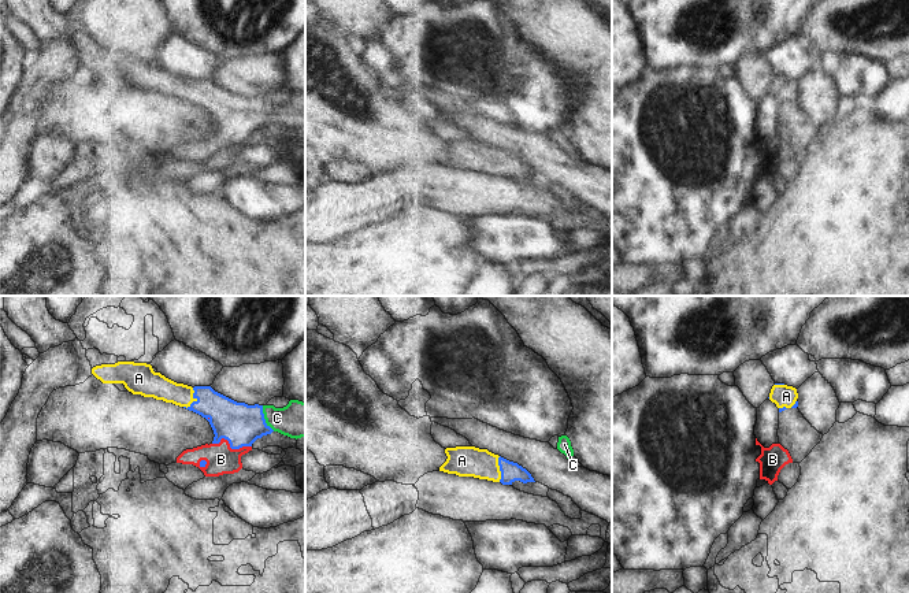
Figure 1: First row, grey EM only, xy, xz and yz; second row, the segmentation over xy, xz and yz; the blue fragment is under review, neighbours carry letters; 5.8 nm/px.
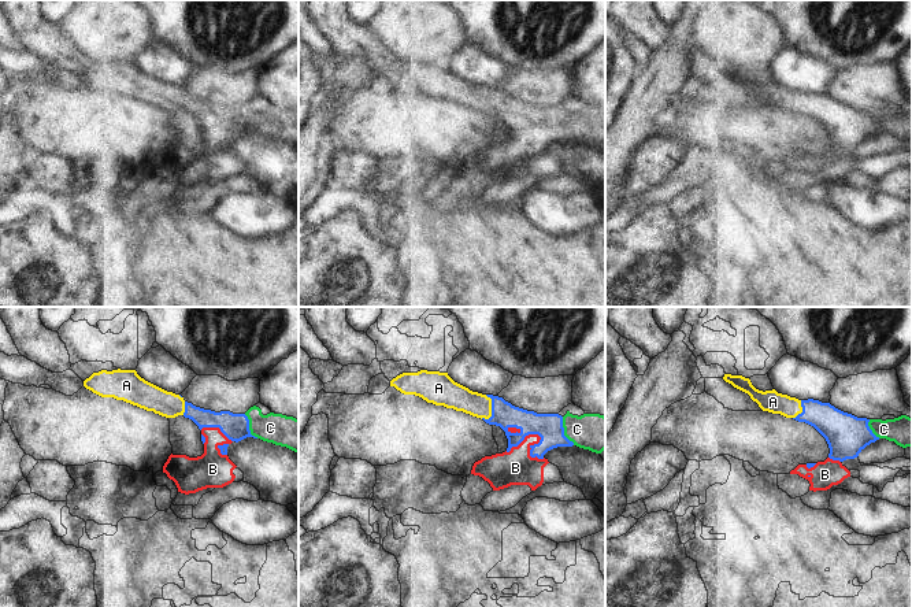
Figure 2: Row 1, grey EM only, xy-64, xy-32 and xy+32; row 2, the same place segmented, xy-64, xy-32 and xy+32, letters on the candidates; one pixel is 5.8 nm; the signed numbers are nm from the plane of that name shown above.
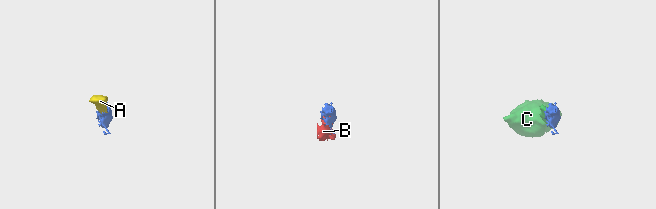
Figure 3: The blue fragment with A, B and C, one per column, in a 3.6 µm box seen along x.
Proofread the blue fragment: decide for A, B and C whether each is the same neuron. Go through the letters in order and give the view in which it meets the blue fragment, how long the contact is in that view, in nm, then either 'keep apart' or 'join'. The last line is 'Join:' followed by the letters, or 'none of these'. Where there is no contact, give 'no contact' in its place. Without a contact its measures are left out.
A: xy | 130 nm | join
B: xy | 240 nm | join
C: xy | 170 nm | join
Join: A, B, C

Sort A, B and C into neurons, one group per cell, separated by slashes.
A B C

